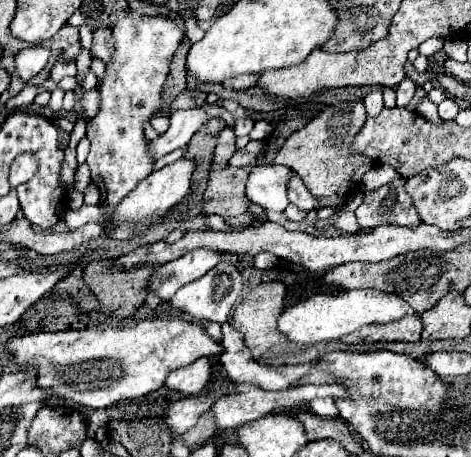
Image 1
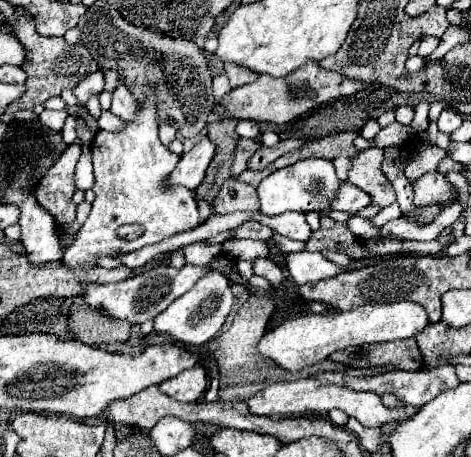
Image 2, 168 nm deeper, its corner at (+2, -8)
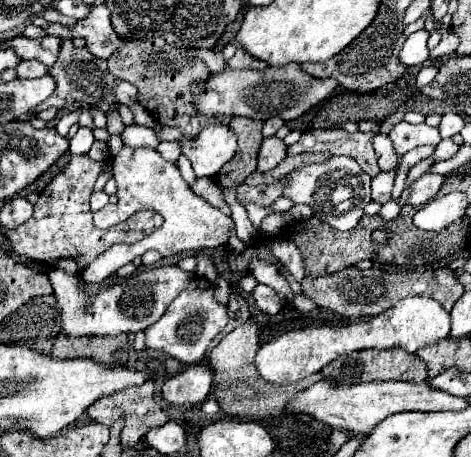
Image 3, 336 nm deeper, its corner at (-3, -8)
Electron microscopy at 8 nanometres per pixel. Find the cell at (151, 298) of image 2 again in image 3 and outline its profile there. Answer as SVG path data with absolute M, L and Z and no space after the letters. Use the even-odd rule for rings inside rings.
M159 266L133 274L117 284L111 284L109 288L101 286L97 288L97 294L87 294L85 290L81 290L79 276L55 268L49 270L49 280L53 284L57 304L61 308L59 332L77 338L77 336L119 336L145 330L153 322L157 322L167 310L167 306L189 286L193 274L181 270L179 266Z

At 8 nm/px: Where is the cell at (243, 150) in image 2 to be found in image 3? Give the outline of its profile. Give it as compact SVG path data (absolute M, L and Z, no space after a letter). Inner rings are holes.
M277 136L265 138L263 144L261 144L261 150L259 150L259 168L257 170L267 172L267 170L275 168L285 158L287 158L285 142L281 138L277 138Z

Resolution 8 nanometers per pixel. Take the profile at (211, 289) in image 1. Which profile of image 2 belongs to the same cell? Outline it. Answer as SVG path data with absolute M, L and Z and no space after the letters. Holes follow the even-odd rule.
M210 270L202 280L194 284L192 290L188 290L184 296L174 300L164 312L160 312L160 316L154 320L154 330L170 334L176 342L182 344L192 344L192 346L206 344L222 328L226 316L232 310L232 304L234 304L234 294L228 278L216 270Z

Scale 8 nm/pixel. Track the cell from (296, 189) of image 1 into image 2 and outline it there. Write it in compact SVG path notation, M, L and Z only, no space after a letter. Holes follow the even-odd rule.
M344 182L336 190L334 198L330 198L330 208L332 210L344 210L344 212L358 212L358 210L366 208L368 202L370 202L370 196L362 188L354 186L350 182Z

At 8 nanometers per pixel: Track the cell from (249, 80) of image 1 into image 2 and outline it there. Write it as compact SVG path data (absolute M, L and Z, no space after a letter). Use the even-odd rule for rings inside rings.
M226 64L226 76L228 76L228 82L230 82L230 88L236 88L236 86L242 86L242 84L252 84L258 74L256 72L250 72L242 66L236 66L236 64Z

